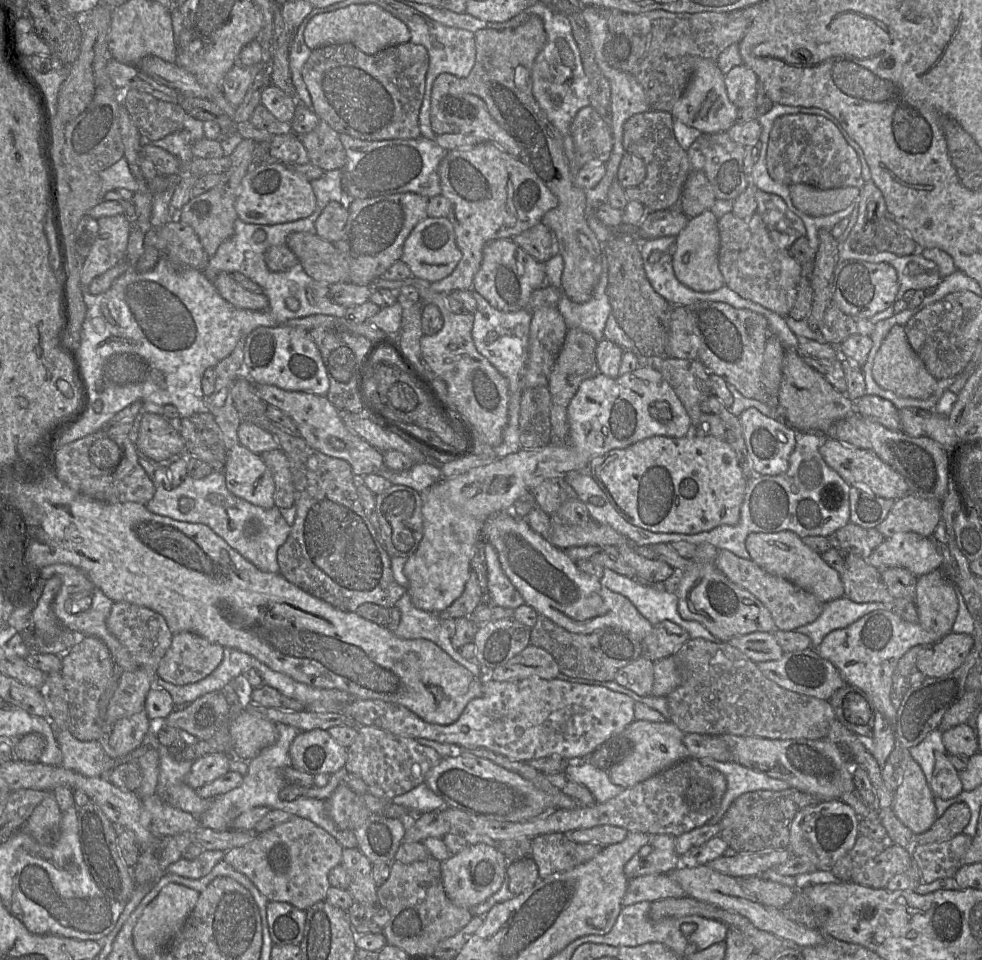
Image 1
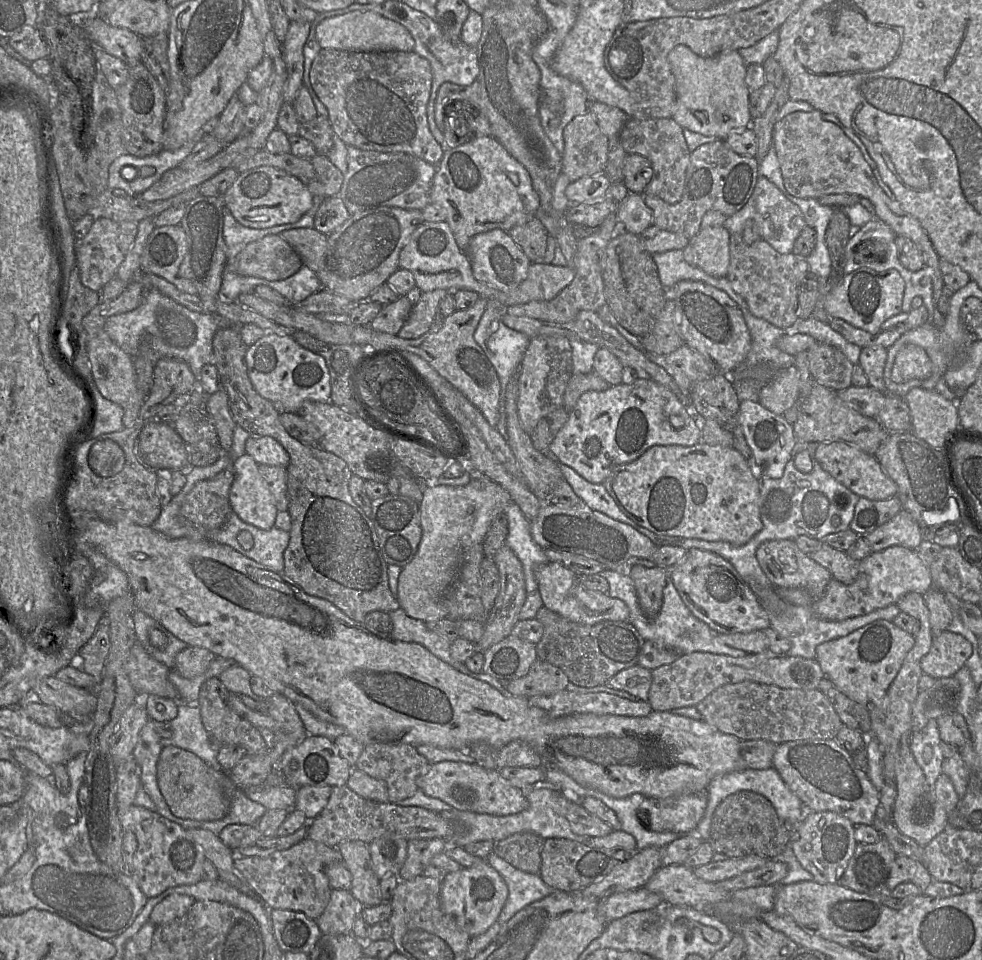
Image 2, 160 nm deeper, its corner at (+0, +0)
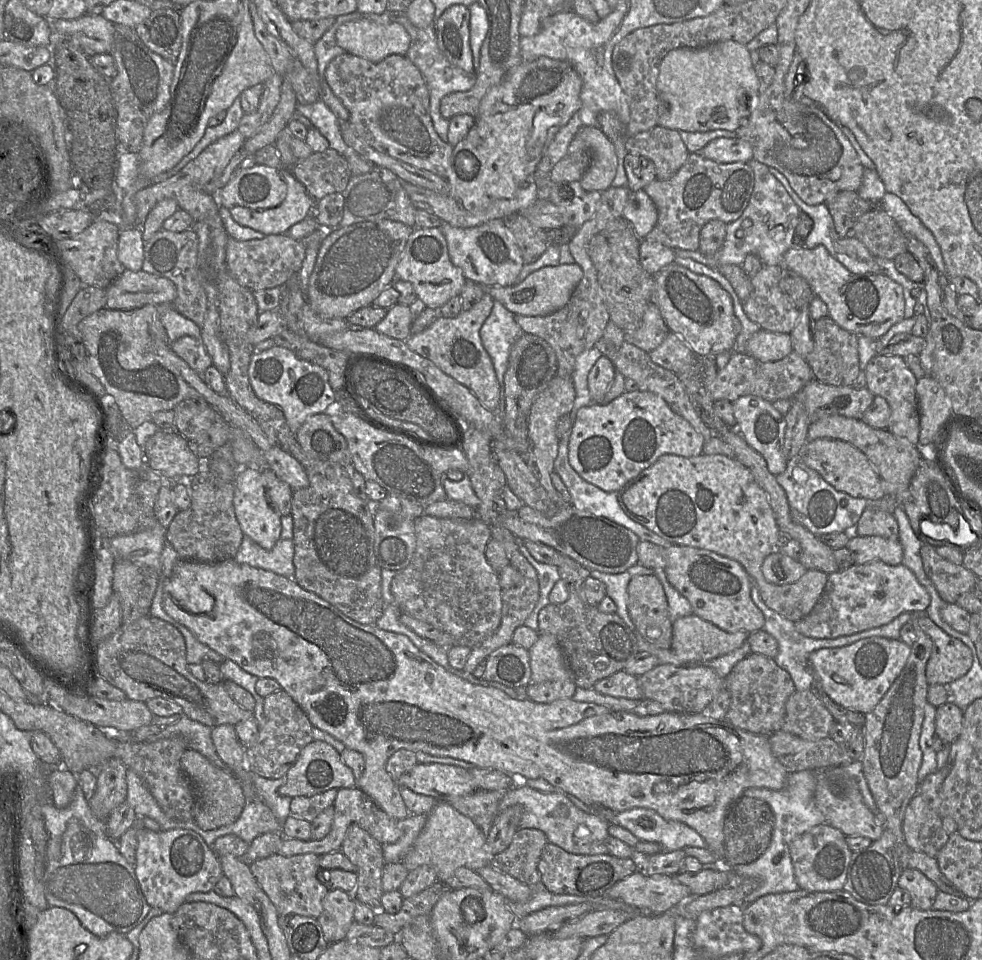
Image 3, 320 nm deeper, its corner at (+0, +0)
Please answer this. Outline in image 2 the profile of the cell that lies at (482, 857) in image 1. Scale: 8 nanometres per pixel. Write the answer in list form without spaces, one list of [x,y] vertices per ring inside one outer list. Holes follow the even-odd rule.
[[[487,862],[470,868],[461,868],[446,875],[441,884],[440,900],[443,911],[452,916],[457,925],[470,937],[485,933],[501,913],[508,898],[508,888],[502,876]]]

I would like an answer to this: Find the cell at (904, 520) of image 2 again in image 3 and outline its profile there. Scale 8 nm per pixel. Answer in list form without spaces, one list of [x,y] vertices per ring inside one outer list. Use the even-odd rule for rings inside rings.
[[[851,534],[845,546],[852,554],[854,565],[882,561],[895,566],[902,563],[903,548],[899,539]]]

